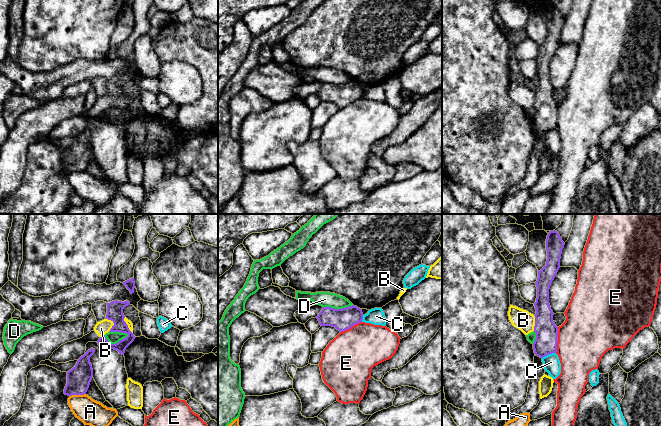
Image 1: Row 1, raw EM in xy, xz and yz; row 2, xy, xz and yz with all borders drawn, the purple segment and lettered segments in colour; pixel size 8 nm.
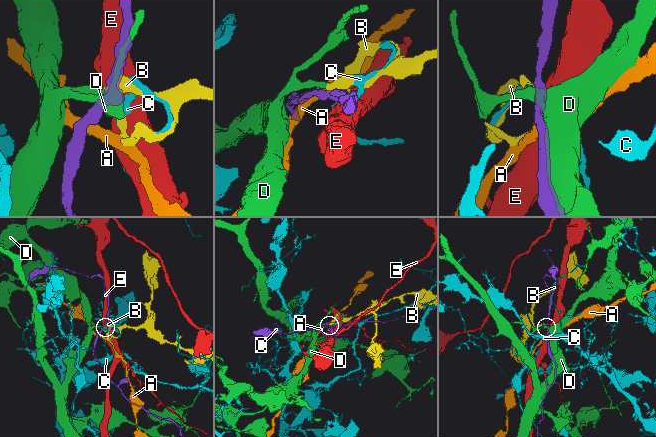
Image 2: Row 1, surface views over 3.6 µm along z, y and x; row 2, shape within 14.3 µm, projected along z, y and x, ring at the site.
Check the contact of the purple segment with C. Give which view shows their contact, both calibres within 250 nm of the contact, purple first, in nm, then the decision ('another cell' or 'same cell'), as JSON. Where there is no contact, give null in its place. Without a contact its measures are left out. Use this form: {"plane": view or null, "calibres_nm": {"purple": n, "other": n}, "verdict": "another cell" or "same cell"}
{"plane": "yz", "calibres_nm": {"purple": 180, "other": 140}, "verdict": "another cell"}

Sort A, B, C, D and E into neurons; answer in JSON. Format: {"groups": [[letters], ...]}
{"groups": [["A"], ["B"], ["C"], ["D"], ["E"]]}

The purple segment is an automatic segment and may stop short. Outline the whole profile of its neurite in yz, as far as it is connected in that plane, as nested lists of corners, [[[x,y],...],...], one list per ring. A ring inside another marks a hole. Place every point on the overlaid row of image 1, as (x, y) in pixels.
[[[553,230],[548,233],[546,265],[538,271],[538,278],[535,282],[537,287],[537,298],[534,303],[536,339],[533,343],[533,349],[535,355],[540,358],[557,352],[558,327],[553,321],[554,313],[549,304],[549,289],[560,268],[564,245],[565,243],[557,231]]]

